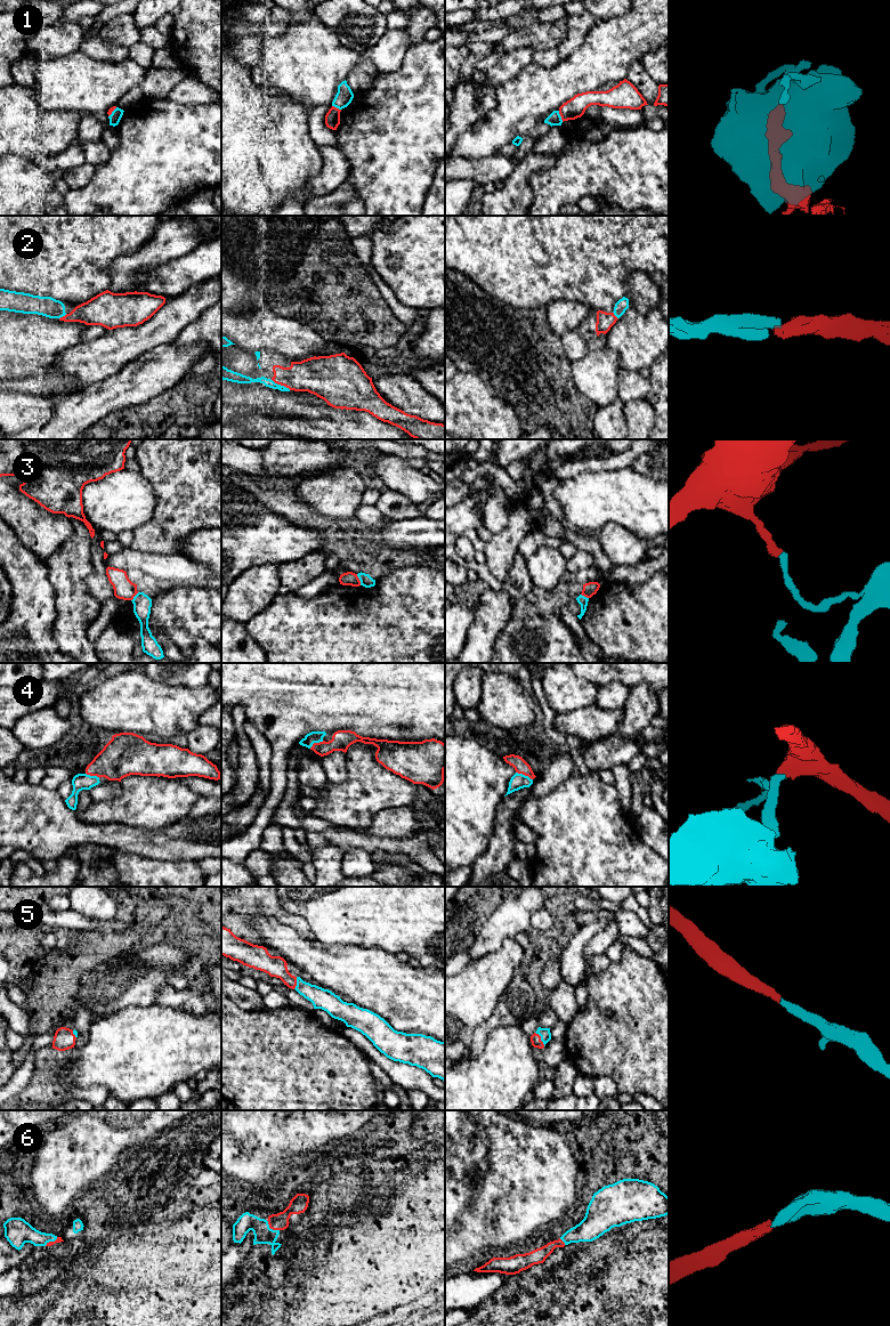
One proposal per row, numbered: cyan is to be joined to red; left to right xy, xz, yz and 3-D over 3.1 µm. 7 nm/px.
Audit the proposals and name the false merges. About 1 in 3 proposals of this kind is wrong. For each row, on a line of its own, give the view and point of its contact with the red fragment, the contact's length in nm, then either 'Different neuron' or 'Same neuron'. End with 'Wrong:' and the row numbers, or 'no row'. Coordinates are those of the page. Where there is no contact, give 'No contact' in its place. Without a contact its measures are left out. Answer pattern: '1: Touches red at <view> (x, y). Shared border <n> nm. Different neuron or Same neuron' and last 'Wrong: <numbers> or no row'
1: Touches red at yz (560, 115). Shared border 90 nm. Different neuron
2: Touches red at xz (281, 385). Shared border 150 nm. Same neuron
3: Touches red at xz (358, 580). Shared border 90 nm. Different neuron
4: Touches red at yz (524, 774). Shared border 130 nm. Same neuron
5: Touches red at yz (540, 1039). Shared border 120 nm. Same neuron
6: Touches red at xz (270, 1228). Shared border 120 nm. Same neuron
Wrong: 1, 3

